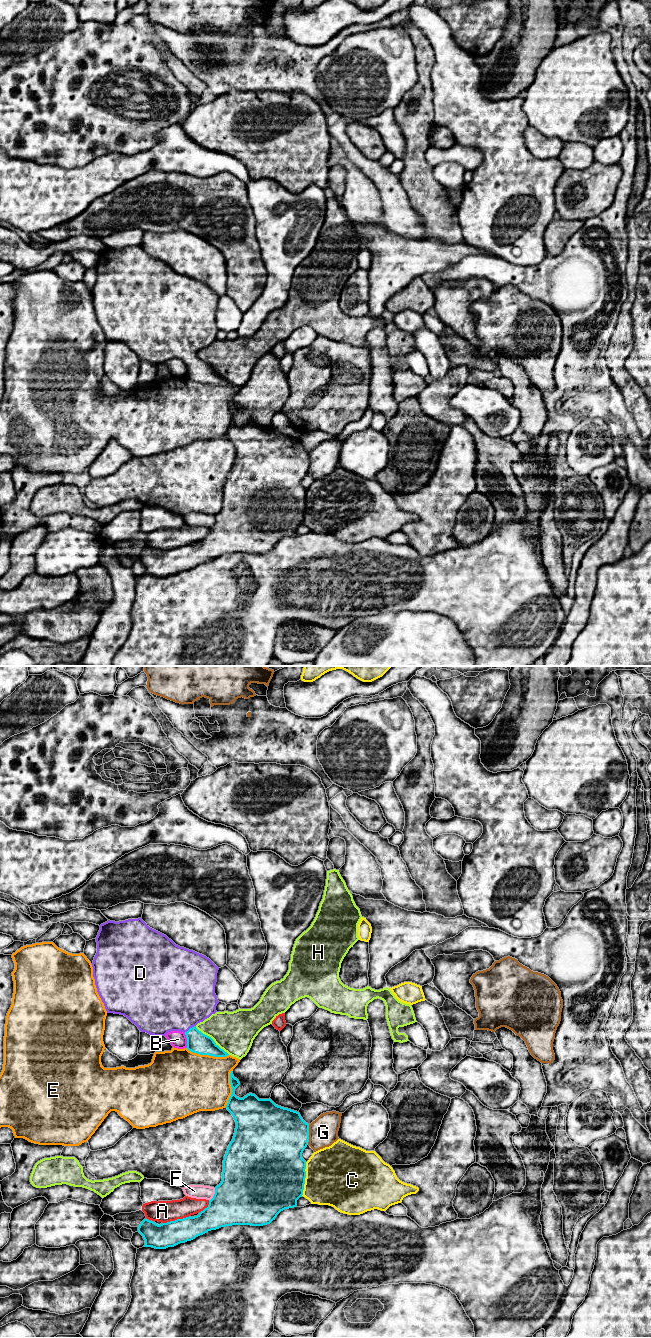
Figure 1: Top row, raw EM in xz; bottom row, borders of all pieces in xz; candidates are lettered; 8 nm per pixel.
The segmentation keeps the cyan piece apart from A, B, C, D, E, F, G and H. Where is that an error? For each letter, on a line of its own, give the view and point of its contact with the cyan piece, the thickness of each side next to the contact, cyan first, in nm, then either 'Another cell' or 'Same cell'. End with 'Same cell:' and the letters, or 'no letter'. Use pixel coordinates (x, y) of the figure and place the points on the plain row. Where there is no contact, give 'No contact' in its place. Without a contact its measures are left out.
A: Touches cyan at xz (177, 547). Thickness 200 nm (cyan) against 180 nm. Another cell
B: Touches cyan at xz (187, 368). Thickness 170 nm (cyan) against 130 nm. Another cell
C: Touches cyan at xz (304, 507). Thickness 500 nm (cyan) against 480 nm. Another cell
D: Touches cyan at xz (190, 356). Thickness 170 nm (cyan) against 500 nm. Same cell
E: Touches cyan at xz (207, 382). Thickness 170 nm (cyan) against 460 nm. Another cell
F: Touches cyan at xz (214, 522). Thickness 460 nm (cyan) against 110 nm. Another cell
G: Touches cyan at xz (308, 462). Thickness 480 nm (cyan) against 240 nm. Another cell
H: Touches cyan at xz (212, 367). Thickness 170 nm (cyan) against 320 nm. Another cell
Same cell: D

